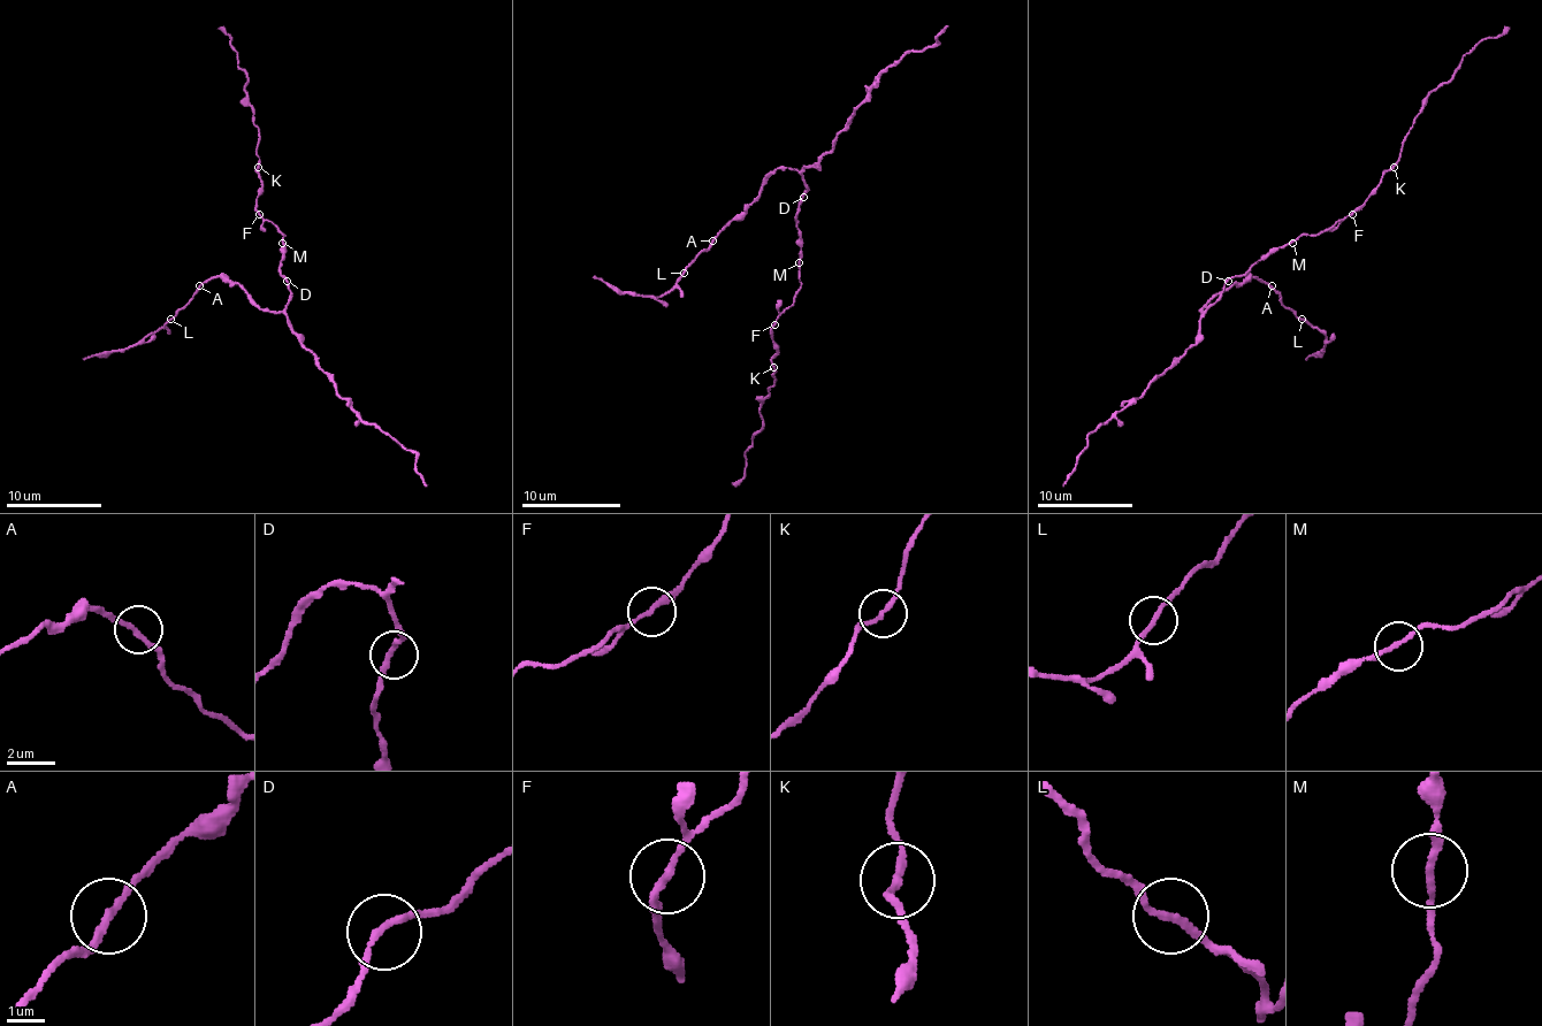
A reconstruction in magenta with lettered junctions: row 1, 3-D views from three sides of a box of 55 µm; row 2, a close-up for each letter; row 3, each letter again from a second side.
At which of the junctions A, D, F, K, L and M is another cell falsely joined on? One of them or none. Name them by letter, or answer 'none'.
none

